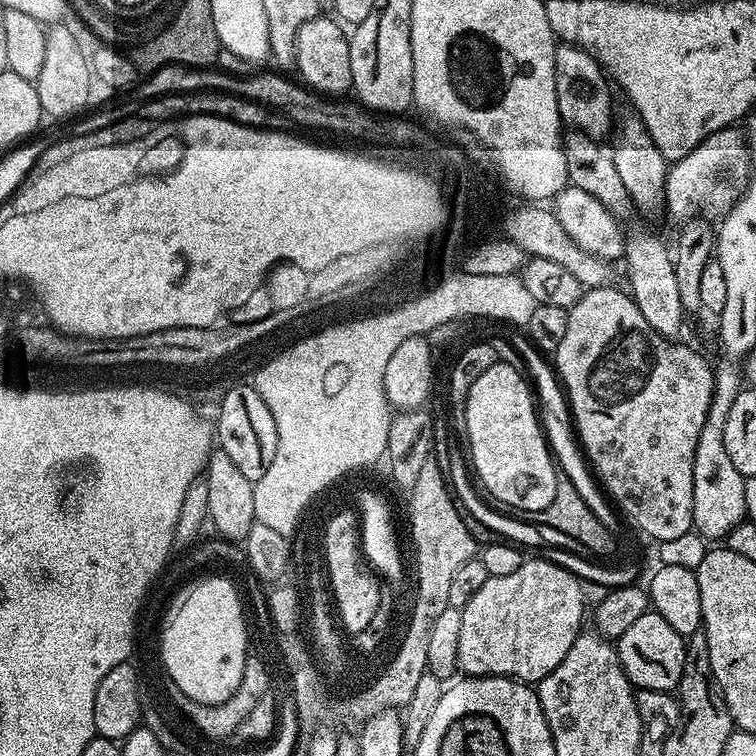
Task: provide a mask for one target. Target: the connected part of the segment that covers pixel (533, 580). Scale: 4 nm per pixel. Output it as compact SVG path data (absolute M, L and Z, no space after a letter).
M532 558L525 559L524 564L518 566L518 570L514 570L514 574L489 576L486 586L482 586L482 590L478 590L478 594L474 594L474 598L470 598L470 602L466 602L466 606L460 609L462 626L458 630L458 658L456 659L459 671L465 677L507 676L509 680L519 680L521 682L544 680L546 674L550 674L563 662L570 650L570 646L574 646L577 636L582 631L580 623L584 620L584 592L580 588L583 588L581 581L577 580L574 574L570 574L562 566L554 566L549 560L543 558L537 558L537 560L532 560Z

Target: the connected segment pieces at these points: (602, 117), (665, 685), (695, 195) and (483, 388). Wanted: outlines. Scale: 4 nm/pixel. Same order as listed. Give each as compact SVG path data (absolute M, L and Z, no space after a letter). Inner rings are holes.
M561 43L556 49L556 89L558 90L558 110L560 119L565 125L570 125L575 131L595 138L604 138L612 128L612 92L608 89L609 77L585 48L574 44Z
M648 611L622 634L618 641L620 664L624 673L637 689L645 688L655 692L672 692L679 686L683 666L686 664L687 643L685 637L672 629L662 614Z
M729 126L727 128L723 128L722 130L718 130L714 134L710 134L708 137L706 137L705 140L702 141L697 148L692 150L690 154L682 157L681 160L675 161L669 167L668 169L668 181L666 182L666 186L664 187L664 203L666 205L666 212L669 212L670 215L673 216L674 219L676 220L688 220L691 221L693 218L691 216L696 216L701 212L702 215L701 217L704 218L712 218L708 216L716 216L715 218L723 218L727 216L728 211L735 206L736 203L738 203L744 196L744 192L746 189L748 189L748 179L751 178L751 176L754 175L754 168L752 168L752 160L754 160L754 154L751 152L751 150L748 149L748 138L747 135L743 131L739 132L739 127L736 126Z
M497 362L474 378L468 387L462 427L468 431L466 448L483 491L493 501L527 514L546 510L553 501L558 468L538 415L537 401L531 391L524 392L530 388L529 381L517 368ZM496 392L500 392L500 404L496 404Z

